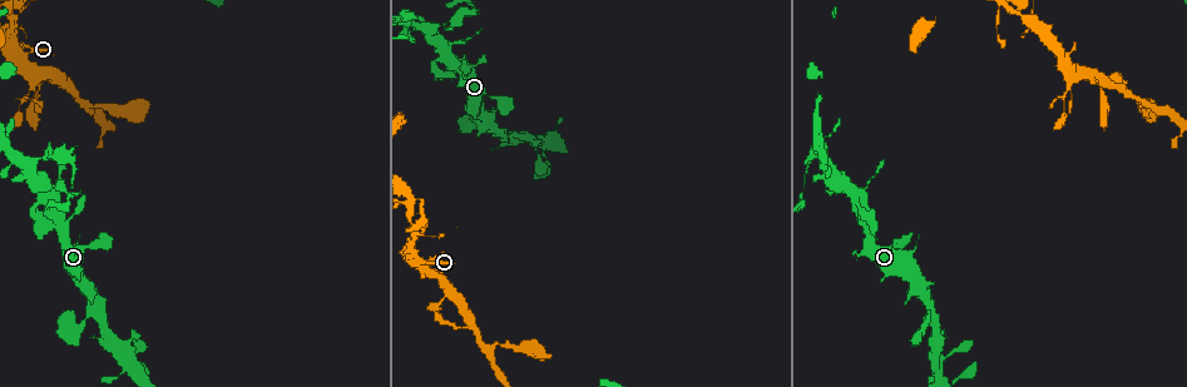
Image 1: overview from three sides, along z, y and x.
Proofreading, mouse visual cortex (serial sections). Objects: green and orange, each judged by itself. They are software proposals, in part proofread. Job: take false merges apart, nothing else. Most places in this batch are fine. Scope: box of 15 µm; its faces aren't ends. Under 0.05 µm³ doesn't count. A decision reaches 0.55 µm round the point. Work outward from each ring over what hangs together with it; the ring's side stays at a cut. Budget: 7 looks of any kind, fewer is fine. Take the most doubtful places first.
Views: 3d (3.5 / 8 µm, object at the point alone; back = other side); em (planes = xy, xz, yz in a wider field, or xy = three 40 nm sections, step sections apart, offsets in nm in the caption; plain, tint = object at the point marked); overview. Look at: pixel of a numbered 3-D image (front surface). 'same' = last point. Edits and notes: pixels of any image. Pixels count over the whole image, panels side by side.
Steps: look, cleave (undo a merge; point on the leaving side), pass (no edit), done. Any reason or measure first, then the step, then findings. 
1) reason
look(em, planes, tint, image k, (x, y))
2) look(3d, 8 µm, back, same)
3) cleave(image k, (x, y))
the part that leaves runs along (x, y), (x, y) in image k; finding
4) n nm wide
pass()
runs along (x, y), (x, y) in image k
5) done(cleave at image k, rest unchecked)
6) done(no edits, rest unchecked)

thin neck
look(3d, 8 µm, image 1, (1064, 106))

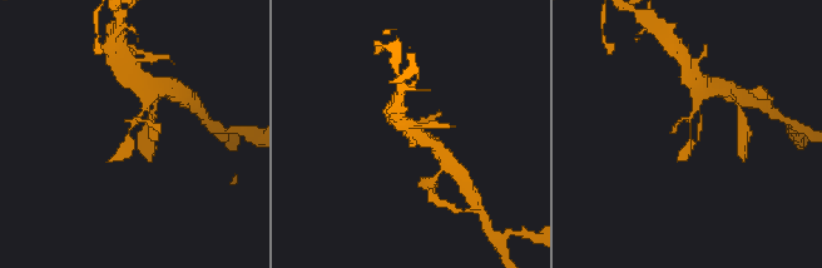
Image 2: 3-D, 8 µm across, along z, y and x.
look(em, xy, step 5, tint, image 2, (132, 128))

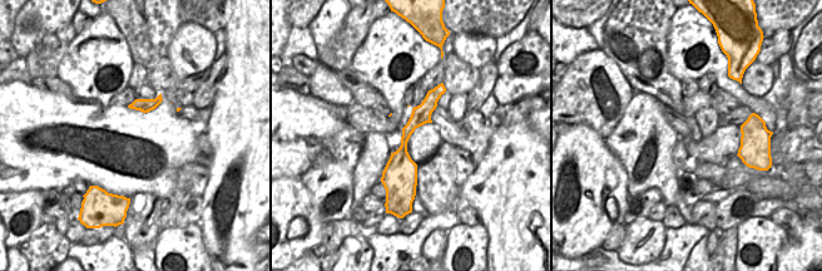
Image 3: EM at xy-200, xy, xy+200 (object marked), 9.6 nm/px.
pass()
all the same cell

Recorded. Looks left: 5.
thick turns thin
look(3d, 3.5 µm, back, image 1, (79, 331))

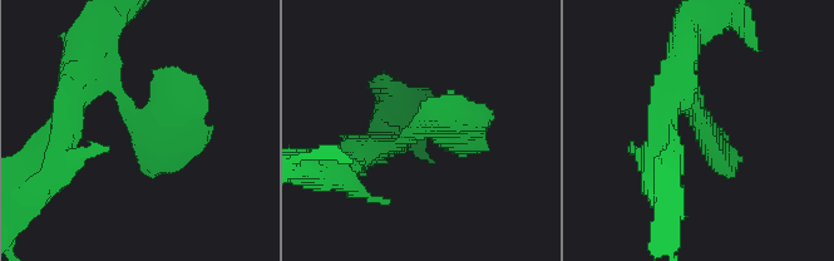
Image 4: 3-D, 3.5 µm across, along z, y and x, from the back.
look(em, xy, step 1, tint, image 4, (140, 122))

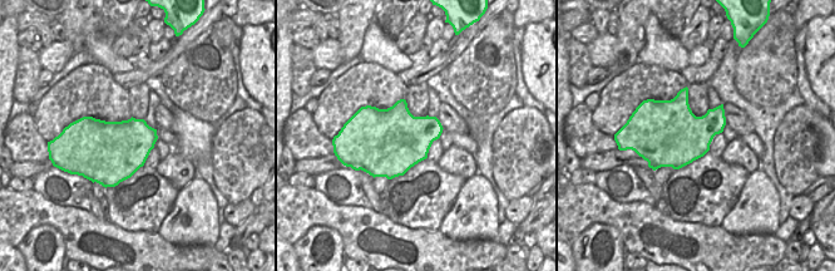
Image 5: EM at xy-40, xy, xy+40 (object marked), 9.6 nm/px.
pass()
runs along (368, 149), (422, 129), (477, 149) in image 4; all the same cell

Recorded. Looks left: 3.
arms part here
look(3d, 3.5 µm, image 1, (1031, 22))

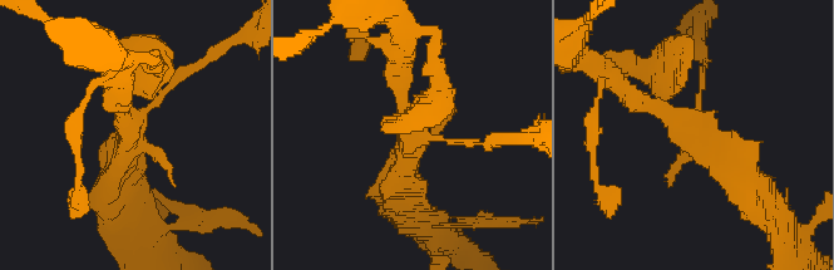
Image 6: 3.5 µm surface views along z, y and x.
now the EM
look(em, xy, step 2, tint, image 6, (689, 132))

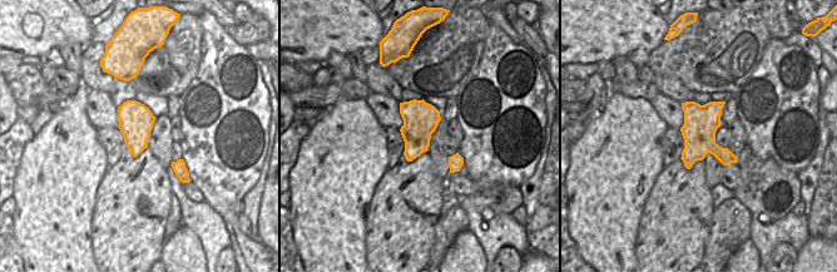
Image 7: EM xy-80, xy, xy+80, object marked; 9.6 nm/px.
pass()
runs along (751, 181), (733, 157), (623, 88) in image 6; continuous, no second cell

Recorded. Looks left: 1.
done(no edits, rest unchecked)

